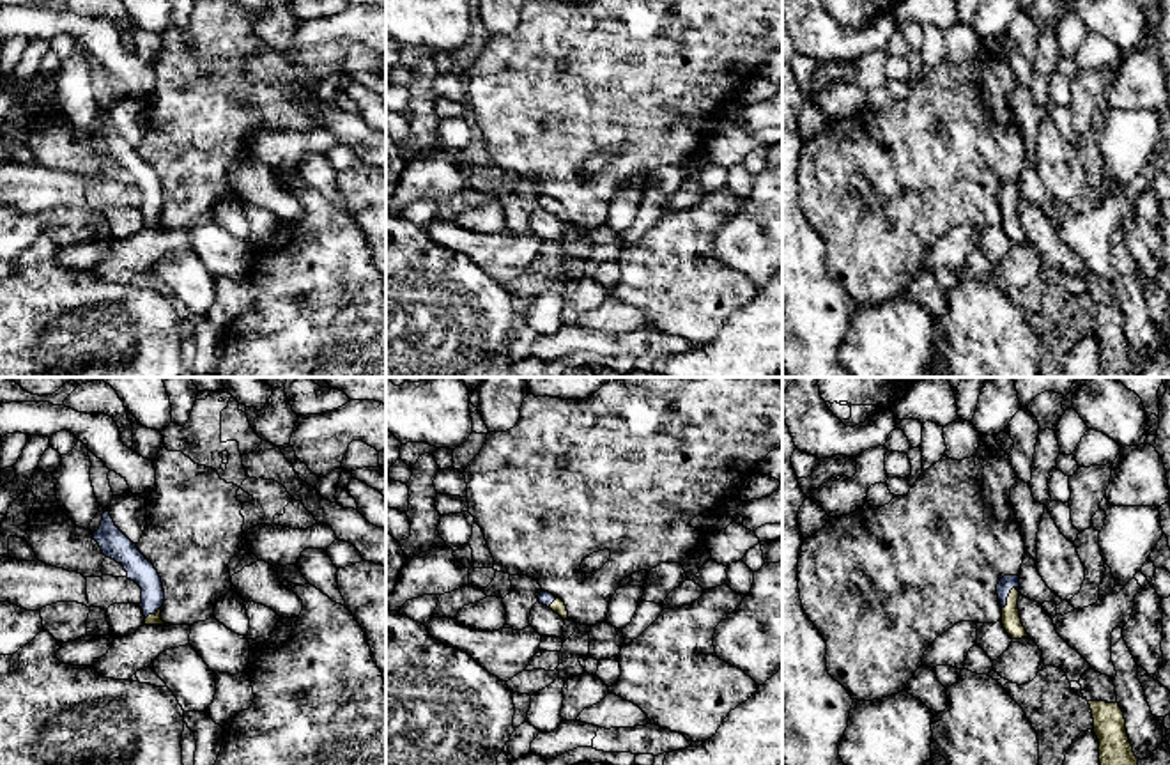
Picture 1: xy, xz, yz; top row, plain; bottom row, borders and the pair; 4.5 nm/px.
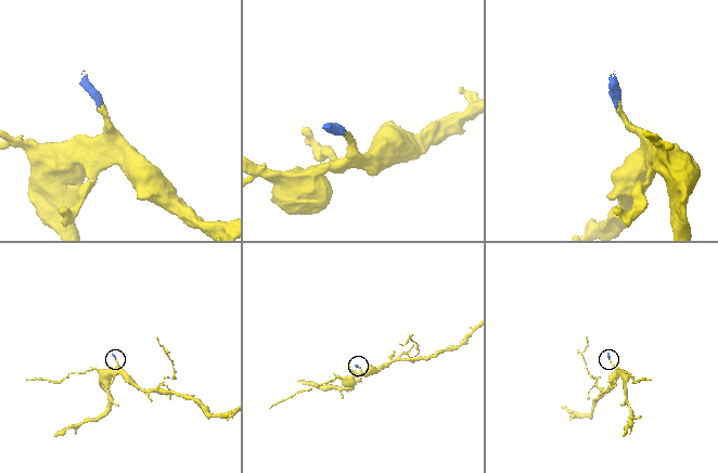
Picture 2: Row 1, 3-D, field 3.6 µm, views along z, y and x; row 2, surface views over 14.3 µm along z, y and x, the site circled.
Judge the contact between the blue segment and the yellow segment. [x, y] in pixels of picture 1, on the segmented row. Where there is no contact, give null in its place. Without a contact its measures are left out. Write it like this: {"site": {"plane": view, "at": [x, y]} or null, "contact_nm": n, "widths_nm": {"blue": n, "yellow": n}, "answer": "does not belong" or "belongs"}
{"site": {"plane": "yz", "at": [1008, 595]}, "contact_nm": 120, "widths_nm": {"blue": 70, "yellow": 90}, "answer": "belongs"}

